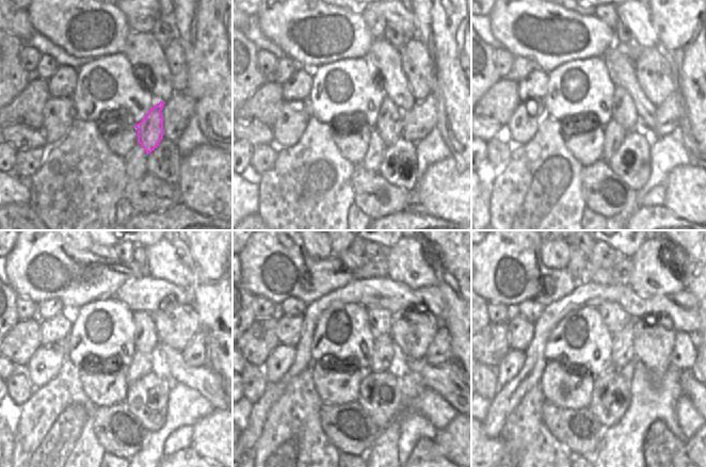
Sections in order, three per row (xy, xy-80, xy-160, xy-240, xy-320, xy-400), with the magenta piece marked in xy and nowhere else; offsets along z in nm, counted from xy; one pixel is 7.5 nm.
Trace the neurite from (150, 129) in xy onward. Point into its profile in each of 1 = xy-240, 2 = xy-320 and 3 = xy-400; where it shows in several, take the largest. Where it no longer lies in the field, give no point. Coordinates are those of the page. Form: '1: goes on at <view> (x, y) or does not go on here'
1: goes on at xy-240 (146, 339)
2: goes on at xy-320 (380, 320)
3: goes on at xy-400 (614, 317)

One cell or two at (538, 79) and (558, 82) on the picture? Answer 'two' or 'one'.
two

